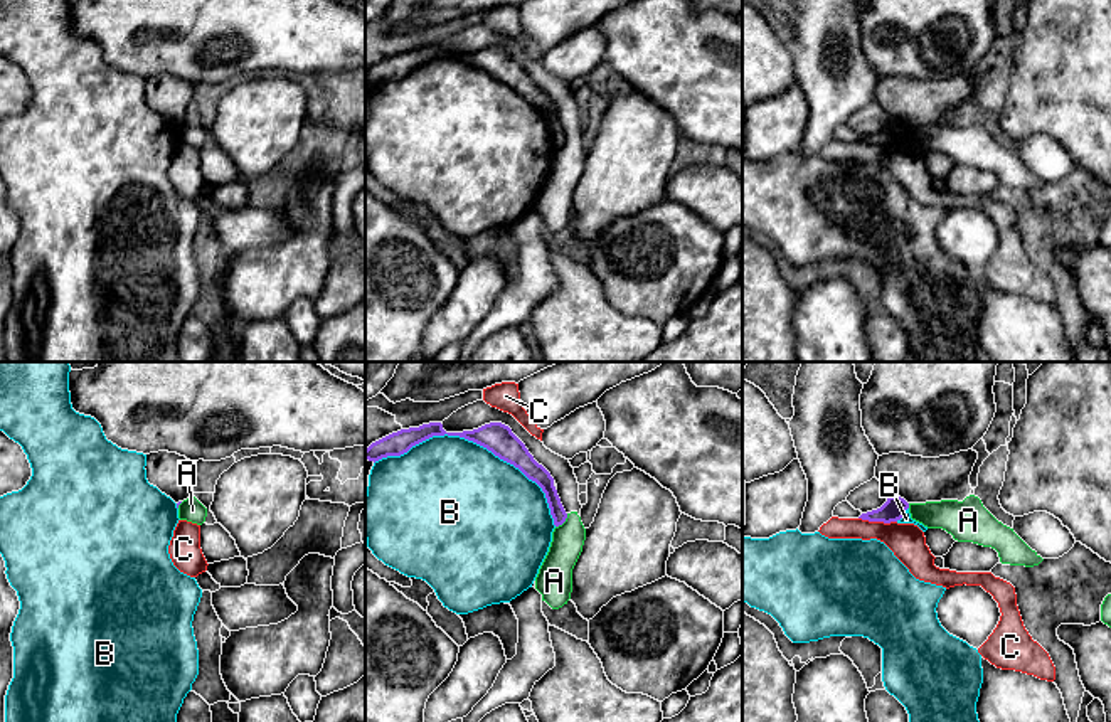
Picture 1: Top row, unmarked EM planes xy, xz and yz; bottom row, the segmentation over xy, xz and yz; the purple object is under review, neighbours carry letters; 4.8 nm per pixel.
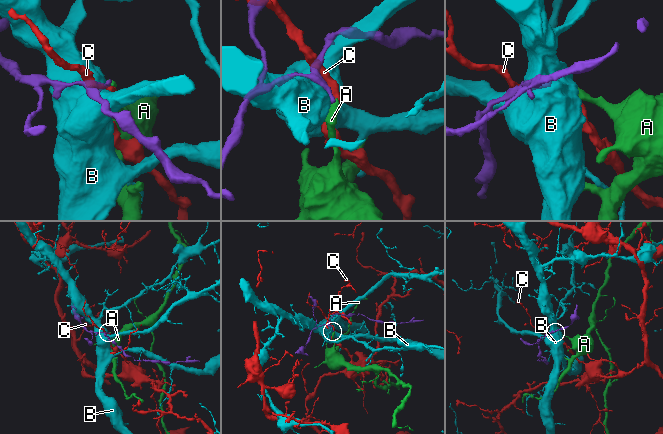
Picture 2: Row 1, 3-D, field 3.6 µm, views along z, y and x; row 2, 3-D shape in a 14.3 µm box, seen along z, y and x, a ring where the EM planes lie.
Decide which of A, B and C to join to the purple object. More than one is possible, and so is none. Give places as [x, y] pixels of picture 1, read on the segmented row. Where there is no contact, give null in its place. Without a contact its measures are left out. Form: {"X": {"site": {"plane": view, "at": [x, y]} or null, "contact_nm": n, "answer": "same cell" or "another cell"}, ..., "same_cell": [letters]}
{"A": {"site": {"plane": "xz", "at": [563, 522]}, "contact_nm": 90, "answer": "another cell"}, "B": {"site": {"plane": "xz", "at": [477, 443]}, "contact_nm": 900, "answer": "another cell"}, "C": {"site": {"plane": "yz", "at": [877, 520]}, "contact_nm": 190, "answer": "another cell"}, "same_cell": []}

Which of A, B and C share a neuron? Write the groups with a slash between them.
A / B / C

